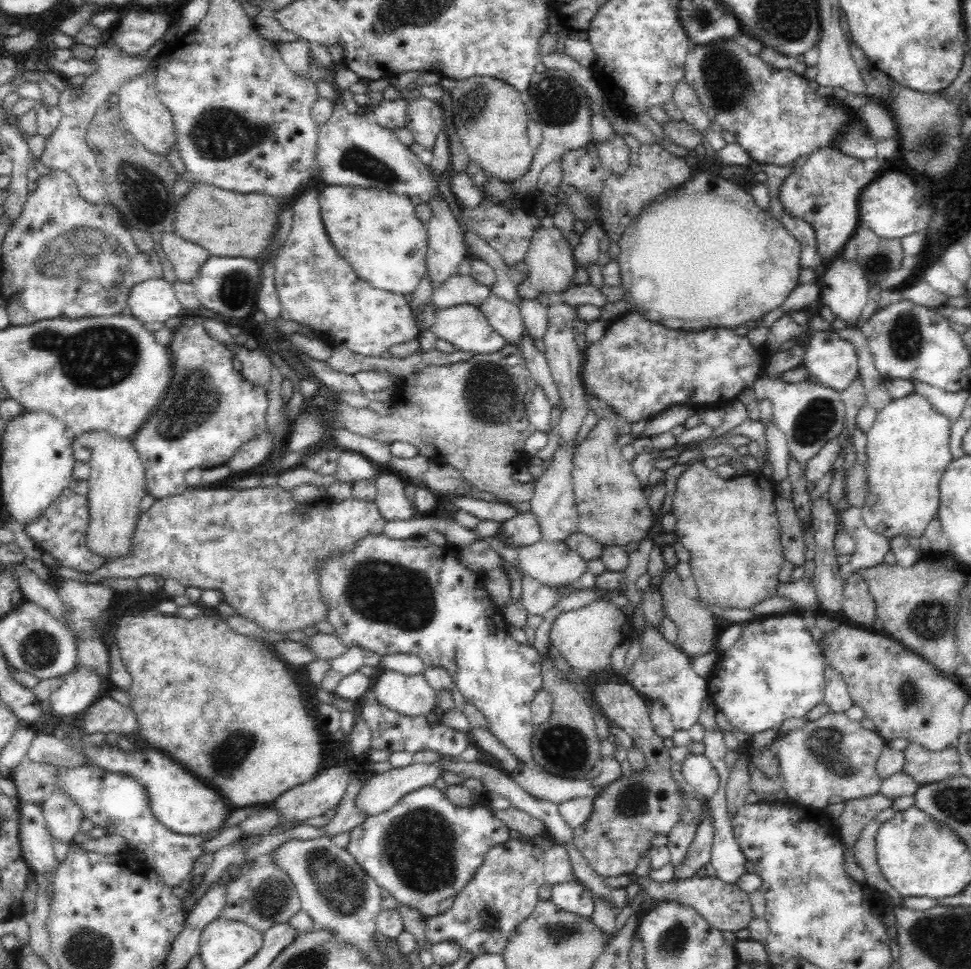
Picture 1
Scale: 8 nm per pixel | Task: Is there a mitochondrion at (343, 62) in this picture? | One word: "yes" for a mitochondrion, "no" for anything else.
no

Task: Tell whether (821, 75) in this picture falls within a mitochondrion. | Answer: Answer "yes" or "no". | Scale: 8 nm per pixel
no

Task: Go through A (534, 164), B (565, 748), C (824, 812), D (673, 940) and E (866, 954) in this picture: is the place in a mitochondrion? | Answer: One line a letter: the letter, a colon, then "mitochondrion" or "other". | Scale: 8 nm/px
A: other
B: mitochondrion
C: other
D: mitochondrion
E: other

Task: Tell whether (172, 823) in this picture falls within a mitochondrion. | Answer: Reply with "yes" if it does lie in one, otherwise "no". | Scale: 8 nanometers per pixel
no

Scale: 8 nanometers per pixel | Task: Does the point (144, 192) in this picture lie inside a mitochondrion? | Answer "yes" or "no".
yes

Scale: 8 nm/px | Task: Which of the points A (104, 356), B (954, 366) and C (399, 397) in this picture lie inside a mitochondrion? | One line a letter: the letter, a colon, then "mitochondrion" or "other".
A: mitochondrion
B: other
C: other

